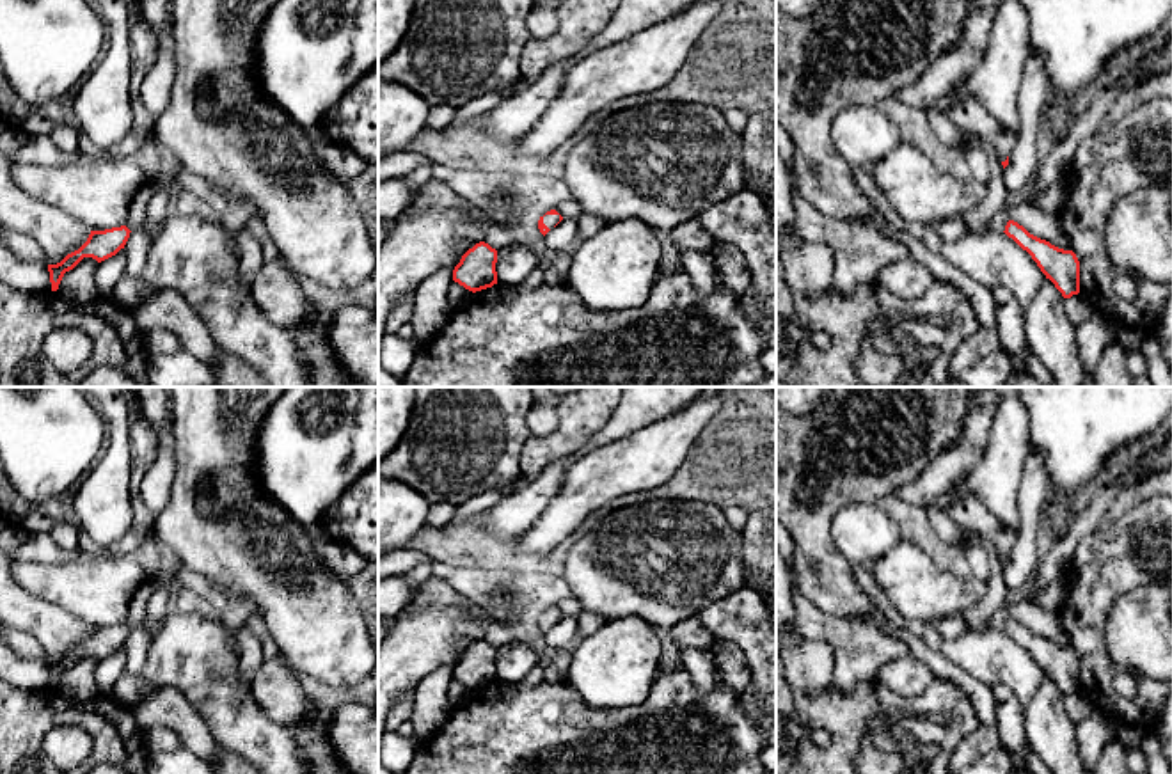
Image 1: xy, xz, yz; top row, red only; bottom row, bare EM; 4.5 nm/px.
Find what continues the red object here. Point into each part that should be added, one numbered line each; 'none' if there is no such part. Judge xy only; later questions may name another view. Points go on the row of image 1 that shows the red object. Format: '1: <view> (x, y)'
none

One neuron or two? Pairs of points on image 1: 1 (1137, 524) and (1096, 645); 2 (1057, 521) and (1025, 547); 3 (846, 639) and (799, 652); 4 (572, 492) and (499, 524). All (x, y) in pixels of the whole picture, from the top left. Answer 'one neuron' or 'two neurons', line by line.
1: one neuron
2: two neurons
3: two neurons
4: two neurons

